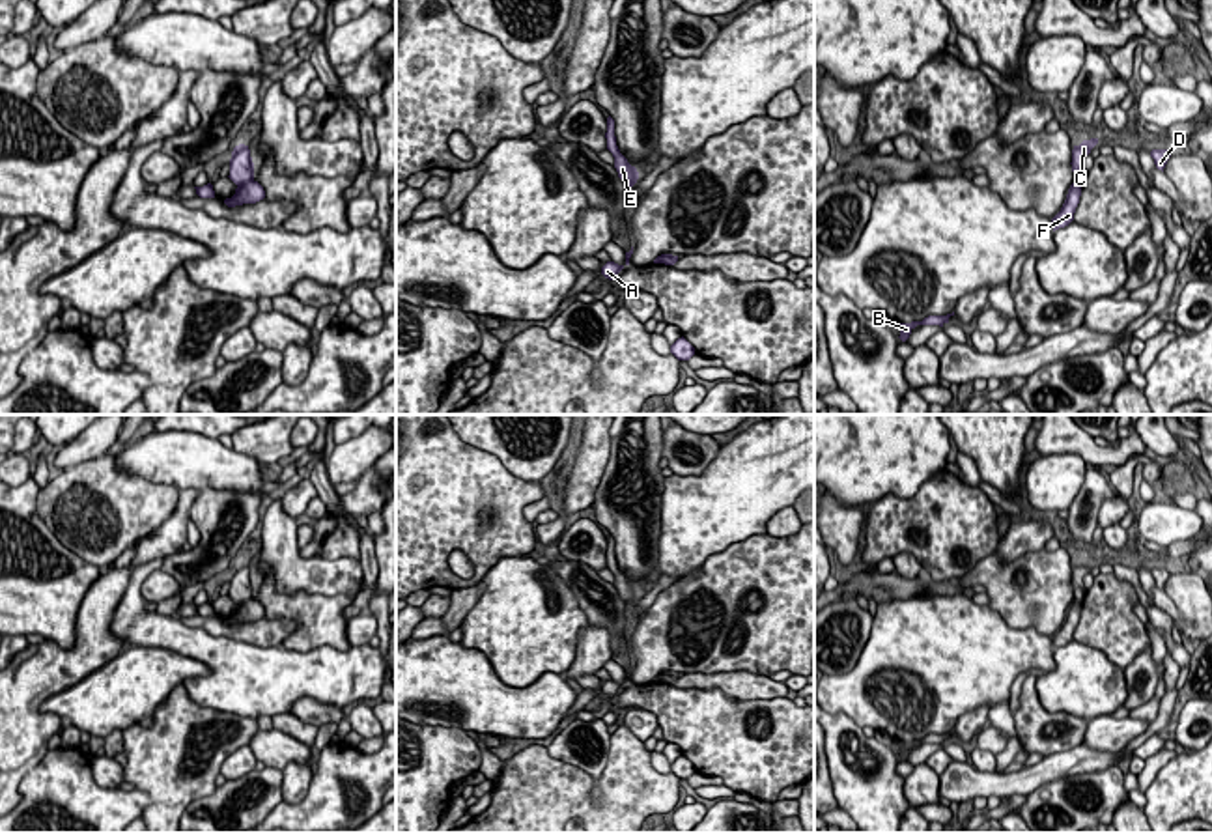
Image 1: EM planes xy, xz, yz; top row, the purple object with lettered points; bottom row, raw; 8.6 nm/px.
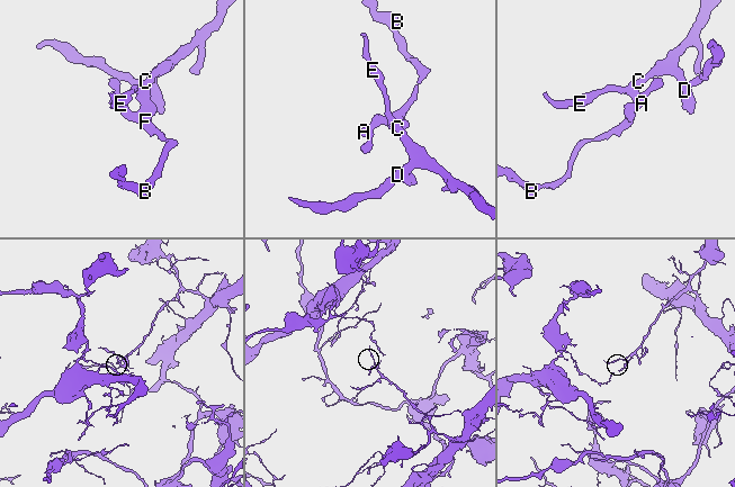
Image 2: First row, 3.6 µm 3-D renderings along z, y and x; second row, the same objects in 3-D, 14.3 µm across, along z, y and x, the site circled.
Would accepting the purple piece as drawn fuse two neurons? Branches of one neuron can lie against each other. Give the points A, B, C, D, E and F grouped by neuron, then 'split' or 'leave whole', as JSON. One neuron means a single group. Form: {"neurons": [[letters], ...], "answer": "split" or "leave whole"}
{"neurons": [["A", "B", "F"], ["C", "D", "E"]], "answer": "split"}

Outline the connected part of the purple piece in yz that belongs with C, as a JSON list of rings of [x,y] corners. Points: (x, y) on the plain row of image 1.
[[[1098,557],[1083,558],[1079,564],[1074,564],[1072,568],[1072,590],[1074,590],[1074,600],[1083,601],[1085,598],[1085,585],[1083,577],[1091,572],[1091,568],[1098,562]]]

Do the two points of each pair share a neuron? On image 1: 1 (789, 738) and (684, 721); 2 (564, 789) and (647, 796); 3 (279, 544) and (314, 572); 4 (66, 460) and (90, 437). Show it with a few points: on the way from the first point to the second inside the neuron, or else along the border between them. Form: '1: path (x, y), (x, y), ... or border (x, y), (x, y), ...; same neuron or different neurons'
1: path (762, 742), (721, 738), (710, 729); same neuron
2: path (585, 809), (619, 809), (626, 802); same neuron
3: path (288, 553), (305, 570); same neuron
4: path (71, 454), (84, 443); same neuron

